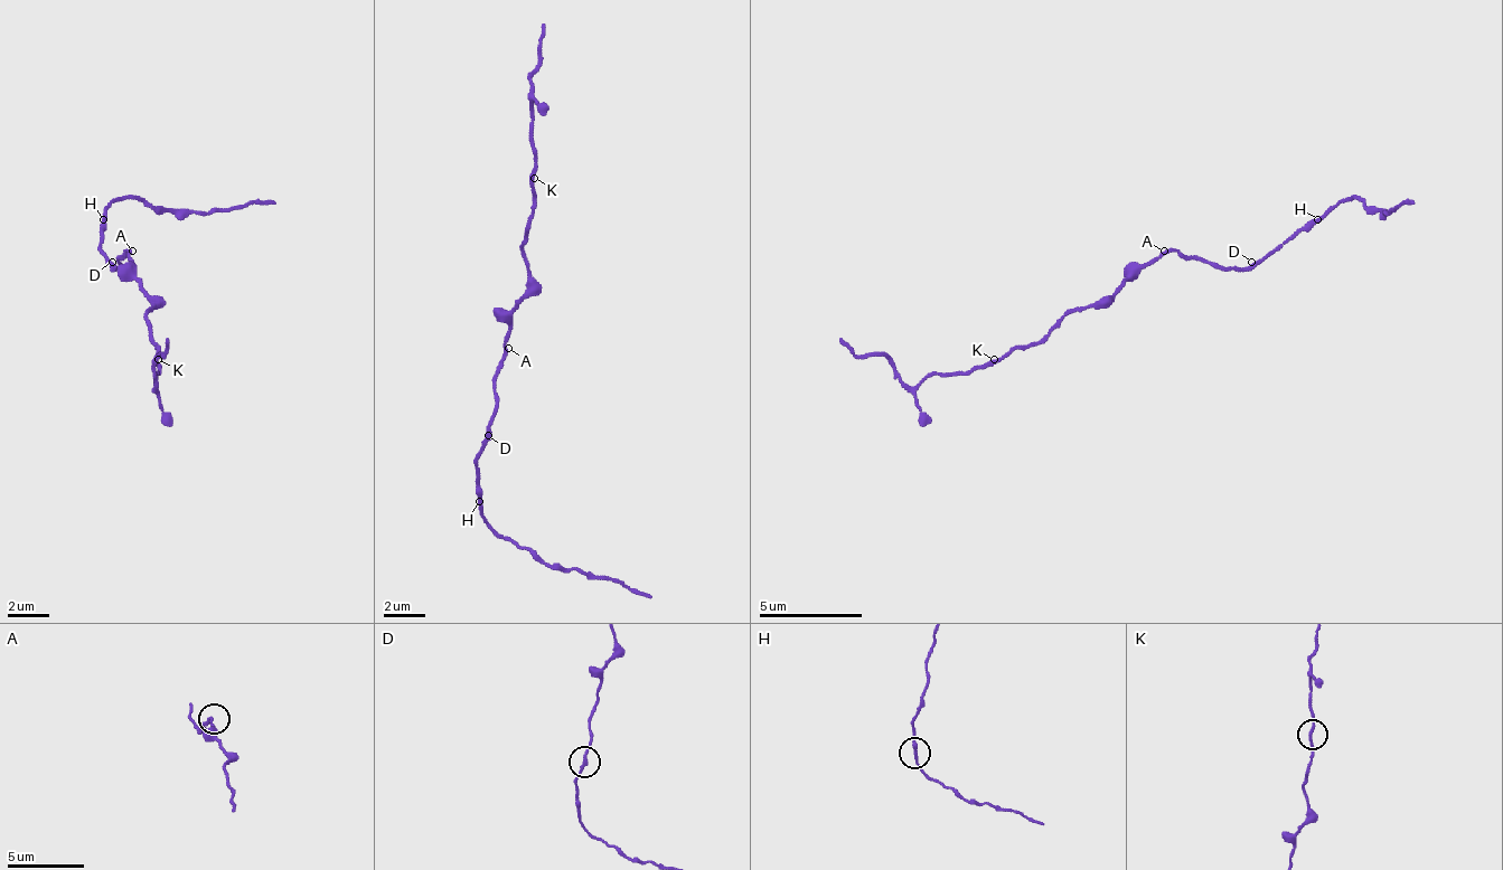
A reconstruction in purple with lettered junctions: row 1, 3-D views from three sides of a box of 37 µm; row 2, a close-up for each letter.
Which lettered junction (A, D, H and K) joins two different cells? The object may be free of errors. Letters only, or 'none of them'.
none of them

